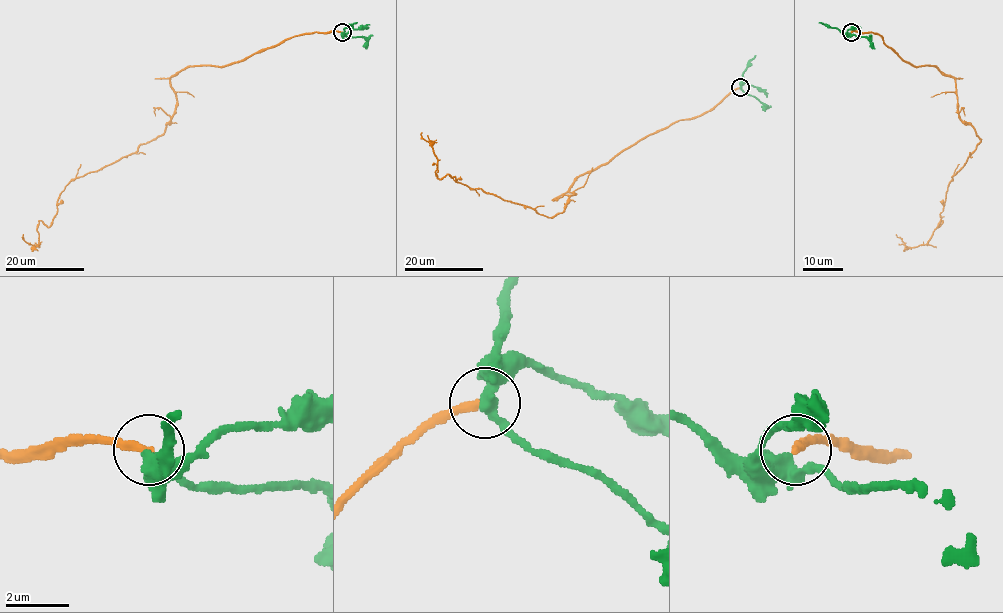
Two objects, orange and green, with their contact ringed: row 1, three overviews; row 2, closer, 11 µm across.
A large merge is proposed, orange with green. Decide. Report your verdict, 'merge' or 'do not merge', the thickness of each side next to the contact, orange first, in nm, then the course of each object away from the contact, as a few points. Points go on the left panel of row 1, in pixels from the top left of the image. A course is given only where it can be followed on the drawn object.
do not merge; calibres 260 and 400 nm; course orange (341, 32), (182, 69), (165, 131), (75, 177), (35, 247), (23, 234); course green (341, 33), (362, 37), (366, 41), (366, 49)

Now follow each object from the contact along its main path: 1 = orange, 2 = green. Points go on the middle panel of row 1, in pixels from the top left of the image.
1: (740, 88), (580, 175), (568, 191), (575, 194), (553, 217), (454, 177), (438, 179), (432, 143), (421, 132)
2: (740, 87), (761, 103), (765, 111)

